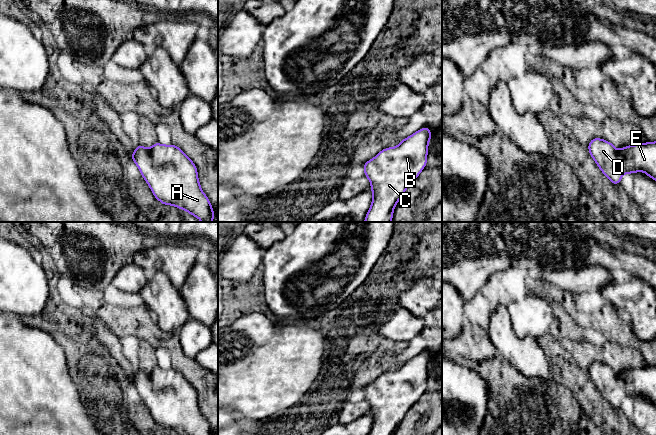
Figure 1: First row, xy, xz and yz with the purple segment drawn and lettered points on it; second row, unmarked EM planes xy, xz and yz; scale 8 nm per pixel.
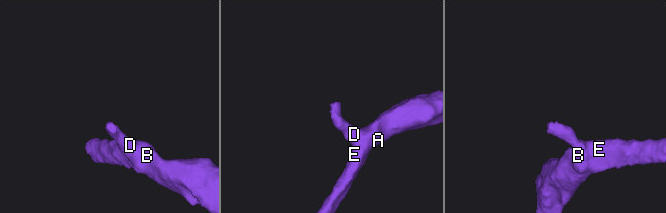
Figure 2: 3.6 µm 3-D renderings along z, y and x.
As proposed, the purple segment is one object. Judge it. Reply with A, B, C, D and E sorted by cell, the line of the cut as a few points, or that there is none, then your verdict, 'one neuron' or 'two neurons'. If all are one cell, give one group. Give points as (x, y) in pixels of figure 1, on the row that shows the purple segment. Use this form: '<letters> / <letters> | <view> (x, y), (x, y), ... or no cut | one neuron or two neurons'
A B C D E | no cut | one neuron

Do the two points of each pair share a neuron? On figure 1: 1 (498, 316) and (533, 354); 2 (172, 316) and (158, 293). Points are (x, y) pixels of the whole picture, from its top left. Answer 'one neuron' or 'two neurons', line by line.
1: one neuron
2: one neuron

